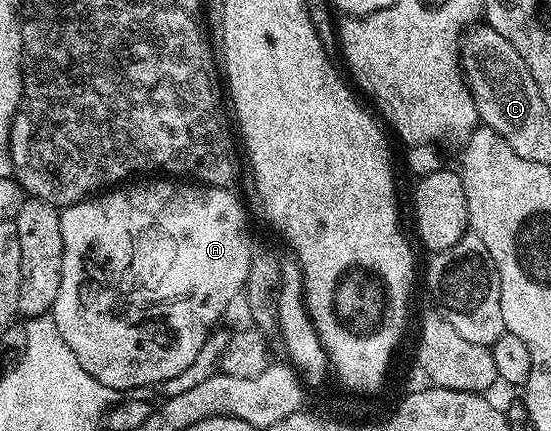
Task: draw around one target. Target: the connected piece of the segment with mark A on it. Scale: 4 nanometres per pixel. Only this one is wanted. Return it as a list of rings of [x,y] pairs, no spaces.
[[[150,178],[147,184],[127,183],[101,194],[91,195],[78,204],[70,204],[60,211],[60,234],[64,238],[64,258],[62,259],[62,277],[60,294],[52,315],[60,334],[65,336],[72,354],[92,378],[104,382],[104,386],[125,390],[125,388],[146,388],[149,384],[159,386],[165,379],[175,378],[195,362],[200,348],[210,333],[219,327],[229,302],[243,291],[248,278],[250,265],[250,236],[246,233],[246,212],[242,204],[229,188],[211,188],[197,182],[183,182],[178,178]]]

